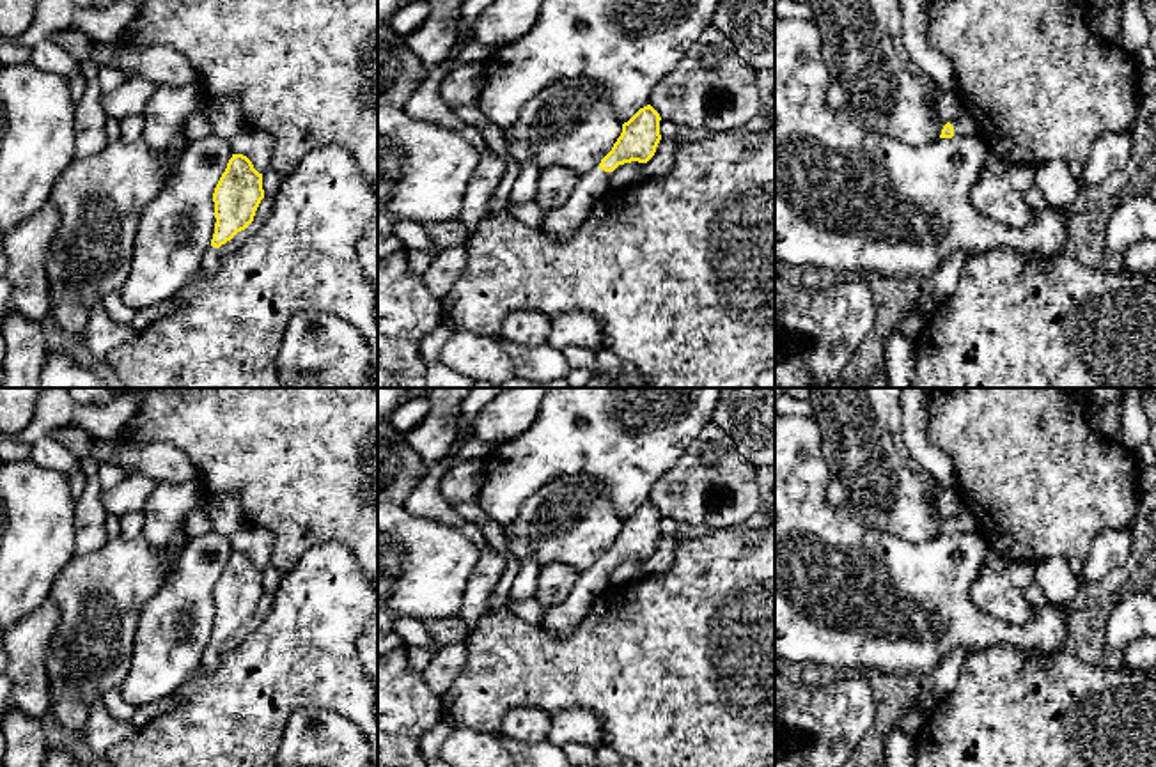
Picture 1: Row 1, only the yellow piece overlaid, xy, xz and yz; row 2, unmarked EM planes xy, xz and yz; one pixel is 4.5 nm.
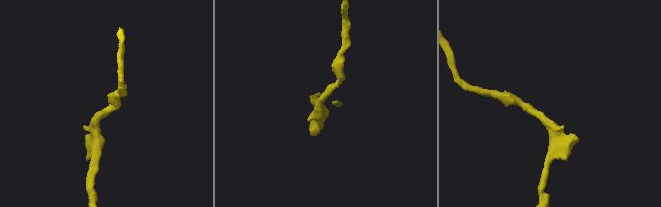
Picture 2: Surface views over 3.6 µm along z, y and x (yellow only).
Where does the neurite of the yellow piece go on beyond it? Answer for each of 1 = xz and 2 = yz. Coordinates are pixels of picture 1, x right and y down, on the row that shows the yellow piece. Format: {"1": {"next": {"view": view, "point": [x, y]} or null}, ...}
{"1": {"next": {"view": "xz", "point": [562, 222]}}, "2": {"next": {"view": "yz", "point": [963, 126]}}}

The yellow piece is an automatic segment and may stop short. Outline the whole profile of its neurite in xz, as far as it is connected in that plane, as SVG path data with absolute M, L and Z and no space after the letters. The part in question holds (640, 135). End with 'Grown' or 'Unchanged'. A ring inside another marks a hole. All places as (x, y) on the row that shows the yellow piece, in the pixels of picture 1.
M651 106L640 108L628 122L612 151L585 175L580 175L569 198L557 209L543 213L541 229L555 241L571 237L589 216L592 202L612 190L610 175L624 163L647 163L661 140L660 113Z. Grown

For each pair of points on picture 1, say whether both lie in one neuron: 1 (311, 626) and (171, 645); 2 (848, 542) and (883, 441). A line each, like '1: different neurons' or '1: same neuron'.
1: different neurons
2: different neurons

